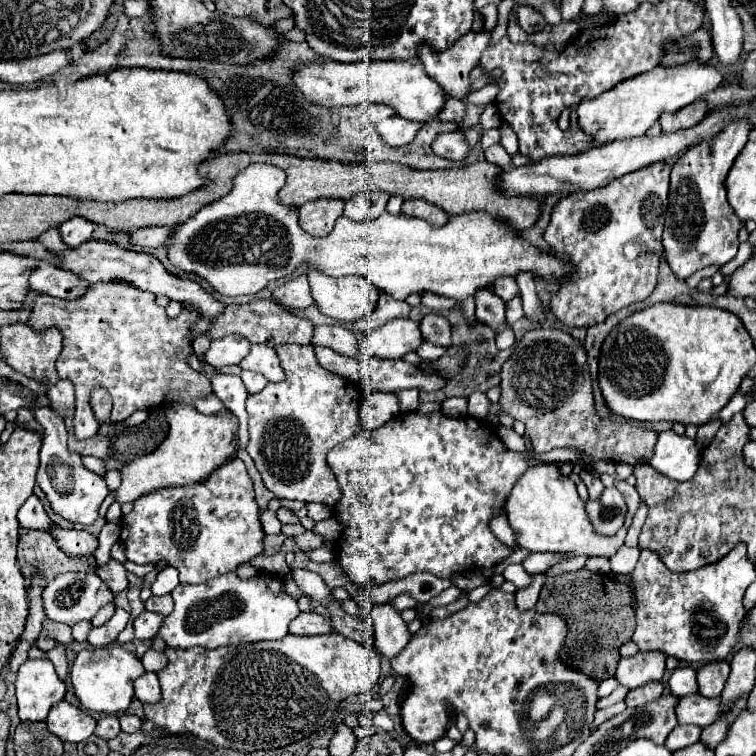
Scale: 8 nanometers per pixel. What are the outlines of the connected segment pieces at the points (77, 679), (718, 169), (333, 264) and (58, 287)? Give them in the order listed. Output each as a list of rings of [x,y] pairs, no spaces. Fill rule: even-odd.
[[[119,646],[91,648],[91,650],[77,652],[73,668],[71,668],[71,682],[73,682],[75,696],[83,708],[91,712],[117,714],[129,708],[133,698],[133,682],[143,672],[145,668],[141,666],[141,660],[125,648],[119,648]]]
[[[733,120],[721,134],[715,134],[709,142],[701,140],[697,146],[685,150],[683,156],[679,154],[677,162],[673,164],[669,210],[663,230],[663,250],[673,274],[679,280],[685,280],[693,272],[707,266],[727,264],[737,256],[737,232],[741,220],[733,214],[727,202],[723,182],[729,168],[733,166],[733,160],[747,144],[751,130],[753,126],[749,126],[749,120]]]
[[[251,164],[237,178],[233,178],[233,190],[217,200],[205,206],[201,212],[197,212],[193,218],[189,218],[183,224],[175,226],[171,244],[169,244],[169,260],[185,270],[195,272],[211,286],[225,294],[225,296],[241,296],[241,294],[255,294],[261,288],[265,288],[269,282],[279,280],[287,274],[291,274],[297,264],[309,262],[313,268],[317,268],[323,274],[329,276],[349,276],[357,274],[367,278],[371,284],[375,284],[381,292],[391,294],[397,300],[405,300],[413,292],[437,292],[449,298],[455,298],[457,302],[465,300],[467,296],[473,296],[477,288],[491,286],[495,278],[499,276],[515,276],[521,270],[537,272],[541,278],[565,278],[569,270],[565,262],[553,258],[549,252],[541,252],[535,246],[523,246],[517,240],[517,234],[505,224],[495,220],[491,214],[463,214],[457,218],[451,218],[445,226],[435,228],[419,218],[409,218],[403,214],[383,214],[375,220],[367,222],[351,222],[349,218],[341,216],[335,222],[335,228],[325,238],[311,238],[309,234],[303,234],[297,224],[297,210],[279,204],[277,192],[285,184],[285,172],[271,164]]]
[[[39,262],[29,274],[29,290],[43,292],[57,298],[79,298],[89,288],[89,282],[79,280],[71,272],[51,266],[49,262]]]

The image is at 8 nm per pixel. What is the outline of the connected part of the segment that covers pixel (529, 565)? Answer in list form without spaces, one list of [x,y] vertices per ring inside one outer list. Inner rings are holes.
[[[537,552],[537,554],[531,554],[525,562],[523,562],[523,568],[527,570],[527,572],[545,572],[547,568],[551,568],[551,566],[555,566],[555,564],[559,564],[559,562],[565,562],[565,560],[571,560],[573,556],[569,556],[569,554],[541,554],[541,552]]]

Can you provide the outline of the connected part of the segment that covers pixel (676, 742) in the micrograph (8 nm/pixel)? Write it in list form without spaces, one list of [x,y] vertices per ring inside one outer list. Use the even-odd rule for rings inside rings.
[[[689,724],[689,726],[675,726],[673,732],[669,734],[669,738],[665,740],[665,748],[675,752],[679,748],[695,744],[699,740],[699,736],[701,736],[701,728],[699,726],[693,726],[693,724]]]

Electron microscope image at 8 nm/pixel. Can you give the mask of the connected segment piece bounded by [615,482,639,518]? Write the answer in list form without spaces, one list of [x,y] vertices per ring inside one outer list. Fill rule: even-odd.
[[[615,482],[615,488],[617,488],[617,490],[623,494],[623,498],[625,498],[627,506],[629,506],[627,518],[631,518],[631,516],[635,514],[637,506],[639,506],[639,494],[637,494],[637,490],[635,490],[633,486],[629,486],[627,482]]]

